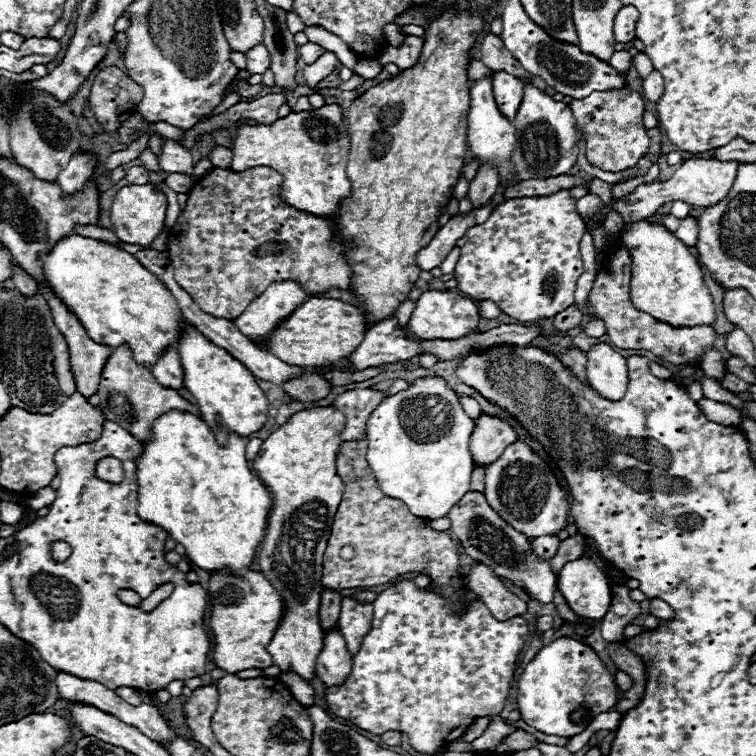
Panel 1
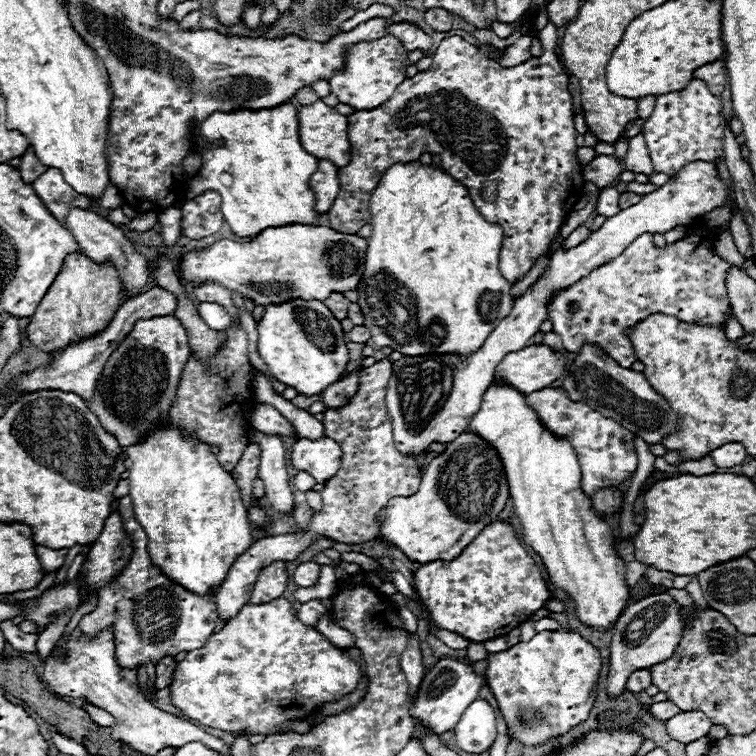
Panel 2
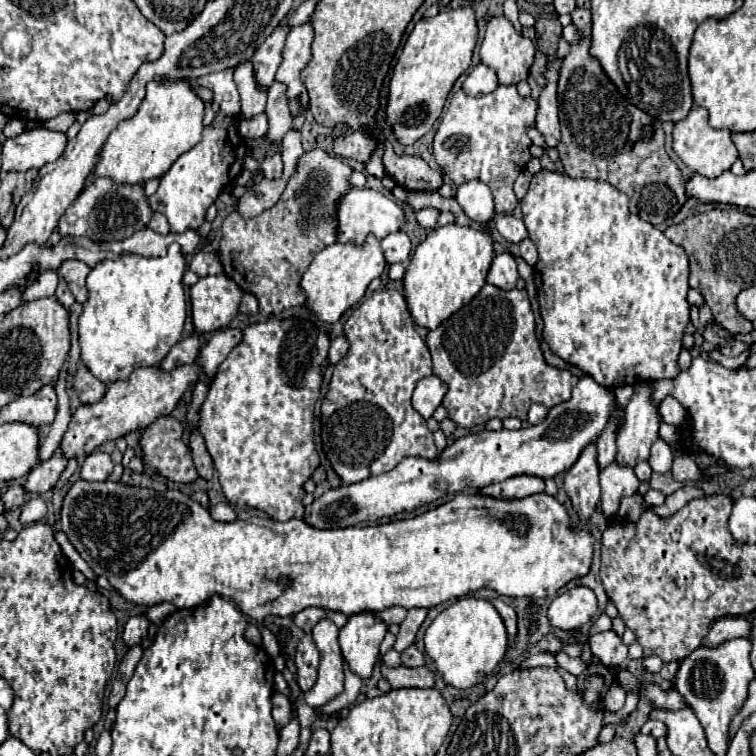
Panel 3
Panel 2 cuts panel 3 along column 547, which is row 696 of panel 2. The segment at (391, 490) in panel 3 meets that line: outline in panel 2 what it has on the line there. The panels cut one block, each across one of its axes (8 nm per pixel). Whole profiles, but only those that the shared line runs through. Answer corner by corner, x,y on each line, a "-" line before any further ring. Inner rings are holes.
442,658
426,672
420,690
416,694
416,700
410,708
410,714
428,724
434,730
434,734
444,734
448,730
454,730
468,704
478,700
482,684
484,678
472,670
472,664
464,664
452,658

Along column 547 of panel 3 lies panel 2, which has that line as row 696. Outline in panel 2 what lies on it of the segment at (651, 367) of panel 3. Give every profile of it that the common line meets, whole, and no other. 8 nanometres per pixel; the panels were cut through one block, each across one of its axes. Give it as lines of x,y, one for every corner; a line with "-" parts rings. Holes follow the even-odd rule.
276,598
266,604
244,606
236,618
208,638
204,648
188,652
174,670
170,698
180,712
204,726
228,732
246,728
252,734
282,734
278,730
280,722
288,718
302,720
322,702
340,700
344,694
354,692
360,676
360,666
350,654
328,642
316,628
304,626
286,598

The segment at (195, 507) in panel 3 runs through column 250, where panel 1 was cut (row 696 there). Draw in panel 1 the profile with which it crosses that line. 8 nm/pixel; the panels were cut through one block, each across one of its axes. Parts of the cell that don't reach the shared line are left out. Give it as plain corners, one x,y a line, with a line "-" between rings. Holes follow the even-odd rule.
562,636
542,646
518,680
518,712
538,732
572,738
584,732
594,716
618,704
618,686
600,656
584,642

